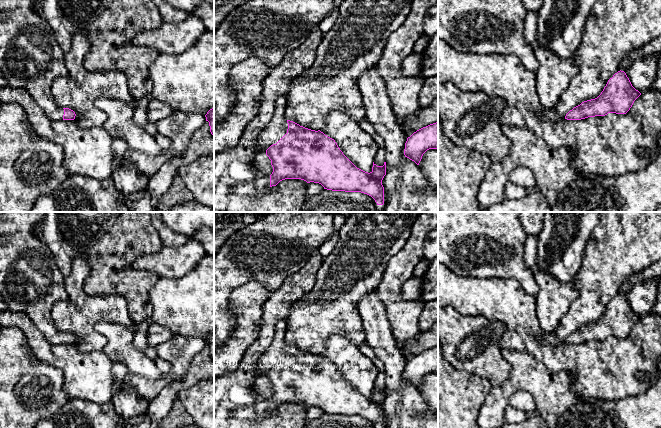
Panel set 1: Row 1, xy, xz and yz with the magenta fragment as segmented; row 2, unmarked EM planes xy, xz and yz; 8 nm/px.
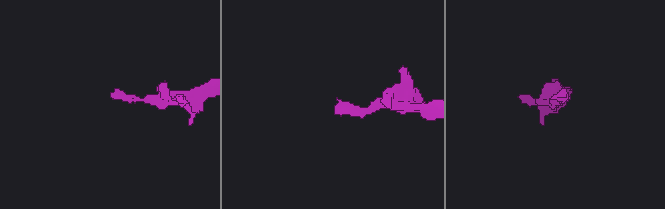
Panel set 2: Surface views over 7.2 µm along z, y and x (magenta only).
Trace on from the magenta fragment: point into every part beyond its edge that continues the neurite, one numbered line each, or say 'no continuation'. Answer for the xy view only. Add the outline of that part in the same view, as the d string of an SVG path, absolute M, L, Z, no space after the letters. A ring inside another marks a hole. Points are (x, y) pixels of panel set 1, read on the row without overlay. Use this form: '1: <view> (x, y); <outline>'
1: xy (30, 281); M0 212L0 294L7 309L23 312L52 344L63 344L64 333L59 331L51 318L55 303L67 301L64 276L60 272L49 248L35 235L46 212Z

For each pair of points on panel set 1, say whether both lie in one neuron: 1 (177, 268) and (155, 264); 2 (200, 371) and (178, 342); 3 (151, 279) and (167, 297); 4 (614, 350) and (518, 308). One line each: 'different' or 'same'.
1: same
2: different
3: different
4: same

